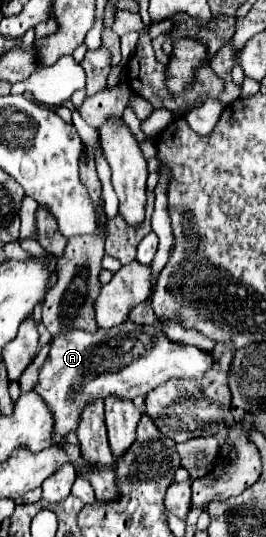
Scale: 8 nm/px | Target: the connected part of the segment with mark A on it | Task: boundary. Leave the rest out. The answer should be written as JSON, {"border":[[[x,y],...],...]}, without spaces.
{"border":[[[131,320],[95,334],[71,330],[55,336],[49,356],[39,370],[39,384],[35,392],[43,396],[55,414],[55,444],[61,444],[67,432],[77,428],[77,418],[83,406],[97,398],[115,394],[119,398],[135,398],[151,392],[155,386],[171,378],[199,380],[215,364],[215,354],[197,350],[197,346],[171,342],[163,338],[163,330],[155,324],[139,326]]]}

